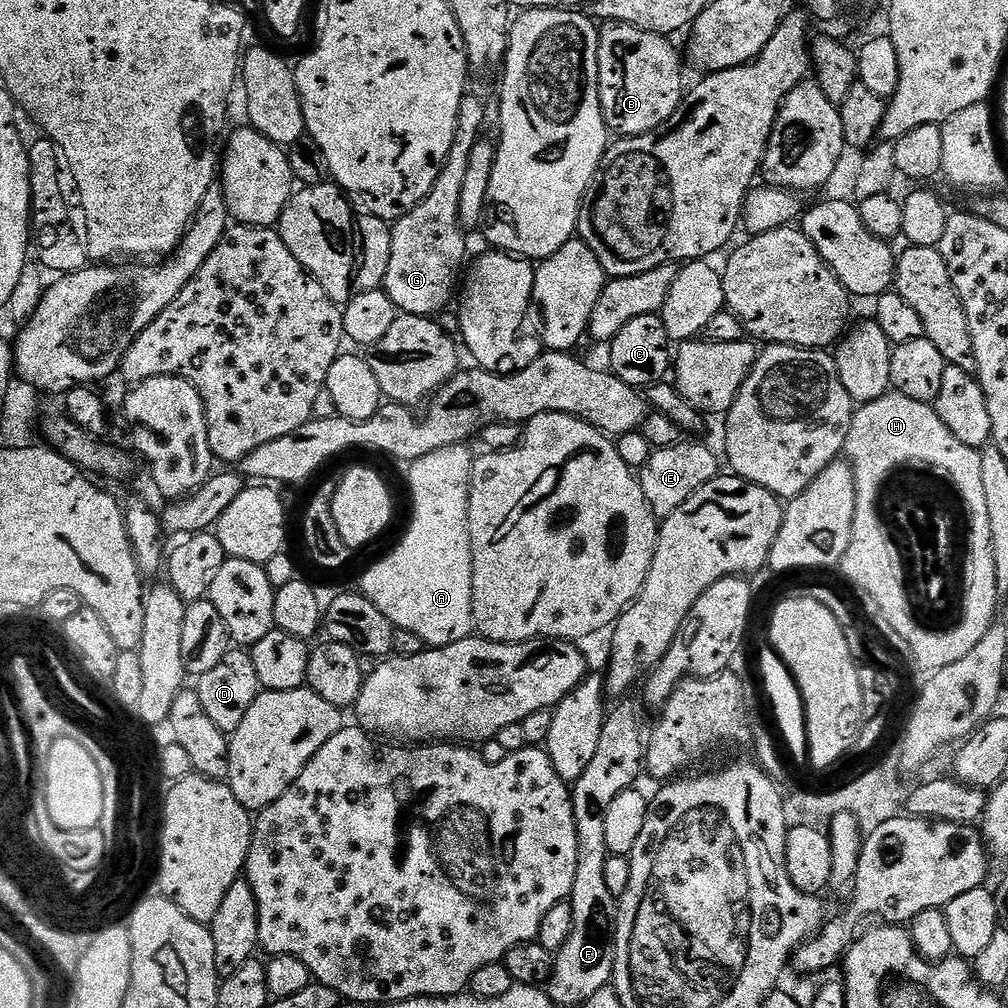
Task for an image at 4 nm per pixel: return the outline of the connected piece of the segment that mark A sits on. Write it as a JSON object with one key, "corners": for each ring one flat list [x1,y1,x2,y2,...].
{"corners":[[457,446,455,448,443,448,434,451,429,456,424,456,420,460,411,461,407,465,408,468,408,488,412,491,412,525,408,528,408,533,400,540,400,545,393,550,389,556,384,556,364,577,358,585,359,591,370,602,374,602,374,606,378,606,378,610,382,610,382,614,386,614,388,621,392,623,392,627,401,631,416,634,418,638,422,638,422,642,429,648,445,648,459,640,467,640,473,635,474,625,472,623,472,547,470,546,470,534,468,533,468,491,472,485,472,466,474,456,467,452,467,447]]}

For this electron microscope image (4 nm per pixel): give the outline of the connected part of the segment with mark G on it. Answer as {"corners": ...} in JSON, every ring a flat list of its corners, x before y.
{"corners":[[465,95,458,110,454,146,450,146,450,154,438,174,438,182,434,182,434,190,430,190,427,198,413,212,401,216,391,225,392,249,382,290,405,316,435,317,435,312,442,311,451,302,452,295,457,295,466,268,464,255,468,252,468,244,464,241,466,232,460,224,459,203,470,165,470,152,481,139,480,131,484,128,487,114,478,97]]}

